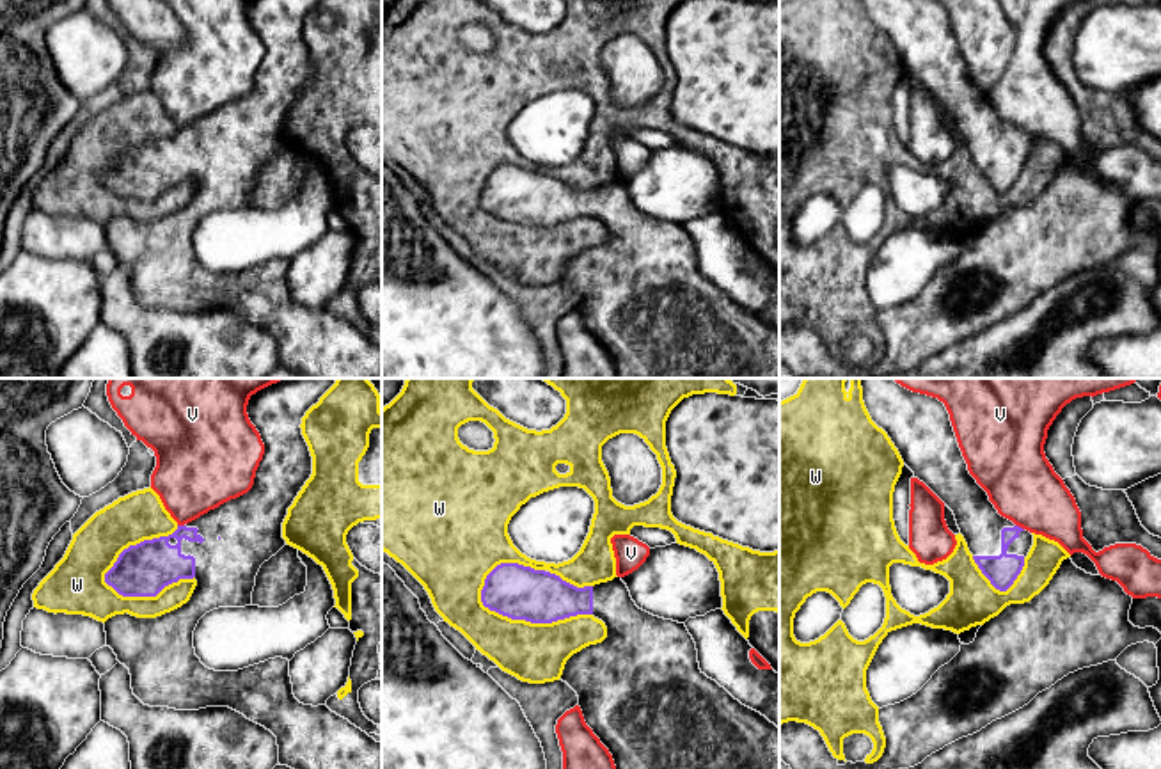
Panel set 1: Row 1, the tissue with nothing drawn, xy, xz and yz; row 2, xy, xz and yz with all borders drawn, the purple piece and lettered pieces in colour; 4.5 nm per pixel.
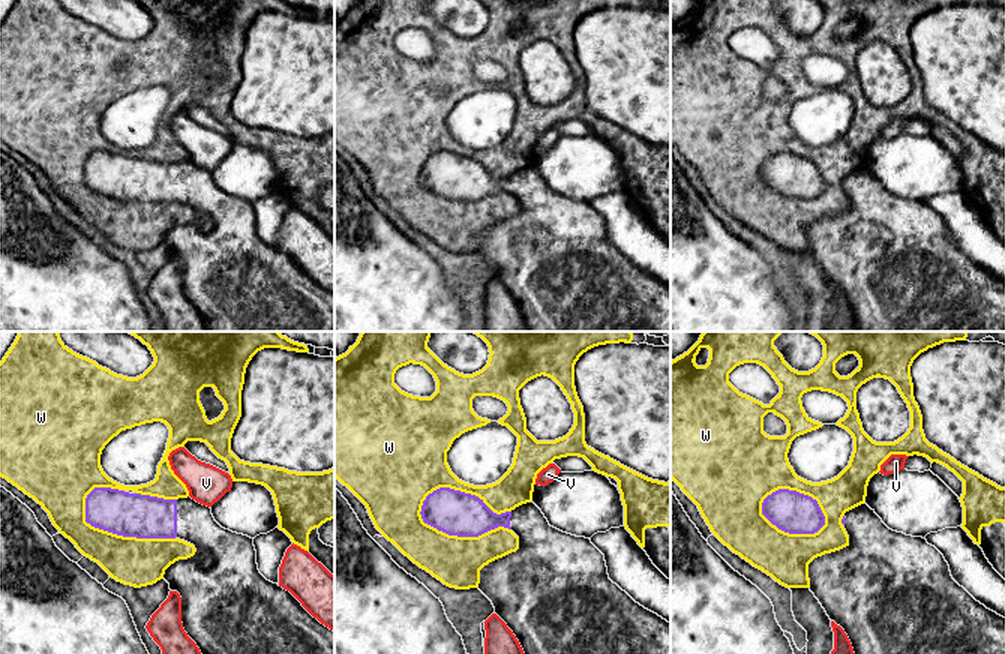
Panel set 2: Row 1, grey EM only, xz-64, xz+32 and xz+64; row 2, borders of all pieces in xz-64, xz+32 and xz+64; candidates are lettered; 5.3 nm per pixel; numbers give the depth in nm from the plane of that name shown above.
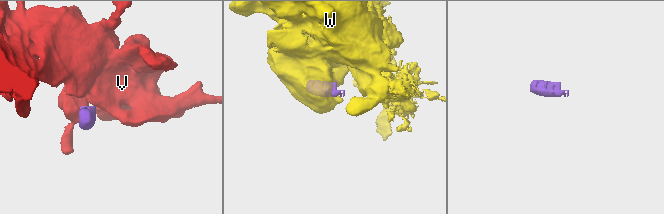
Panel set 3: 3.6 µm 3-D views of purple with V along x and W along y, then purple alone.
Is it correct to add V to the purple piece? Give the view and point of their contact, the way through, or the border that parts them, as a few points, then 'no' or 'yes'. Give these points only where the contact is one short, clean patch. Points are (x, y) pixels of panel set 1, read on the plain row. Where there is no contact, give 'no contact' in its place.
yz (1018, 128) | along yz (1016, 126), (1023, 132) | no

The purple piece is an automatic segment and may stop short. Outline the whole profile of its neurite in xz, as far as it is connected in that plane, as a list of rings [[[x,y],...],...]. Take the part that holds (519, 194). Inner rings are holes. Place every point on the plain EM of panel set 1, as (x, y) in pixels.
[[[501,165],[486,178],[481,204],[490,213],[531,226],[577,217],[593,217],[605,226],[607,240],[573,256],[559,282],[577,295],[586,327],[612,357],[616,378],[779,378],[779,330],[708,281],[699,272],[696,245],[685,226],[639,211],[621,179],[577,190],[545,172]]]

